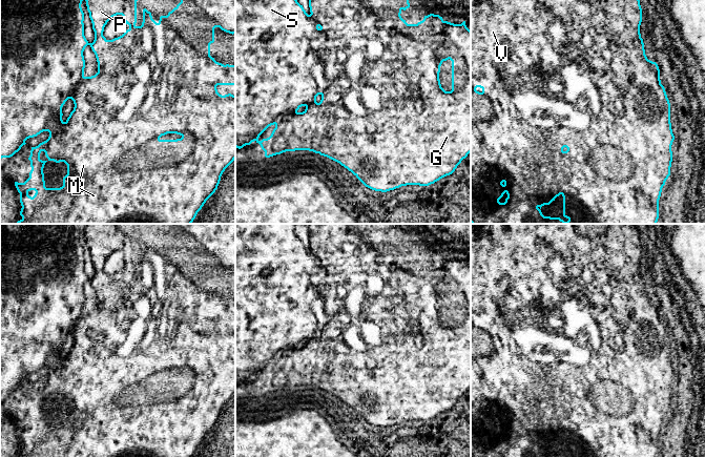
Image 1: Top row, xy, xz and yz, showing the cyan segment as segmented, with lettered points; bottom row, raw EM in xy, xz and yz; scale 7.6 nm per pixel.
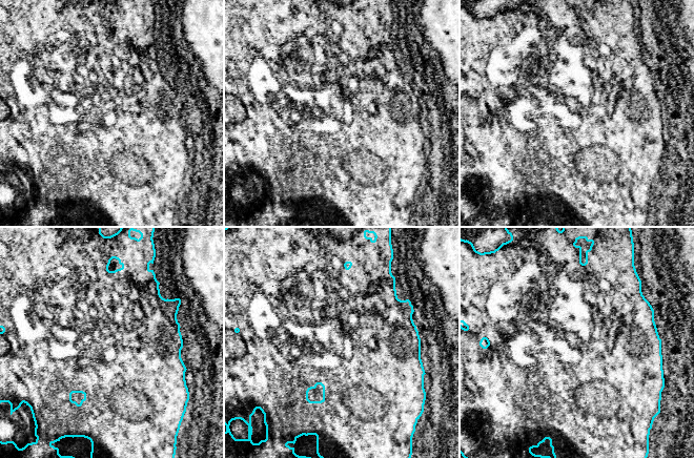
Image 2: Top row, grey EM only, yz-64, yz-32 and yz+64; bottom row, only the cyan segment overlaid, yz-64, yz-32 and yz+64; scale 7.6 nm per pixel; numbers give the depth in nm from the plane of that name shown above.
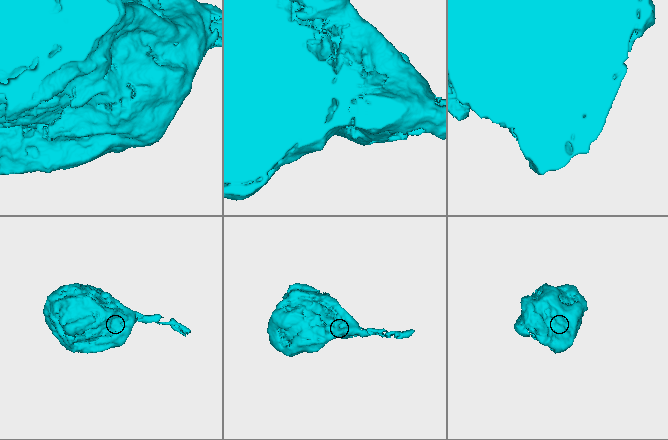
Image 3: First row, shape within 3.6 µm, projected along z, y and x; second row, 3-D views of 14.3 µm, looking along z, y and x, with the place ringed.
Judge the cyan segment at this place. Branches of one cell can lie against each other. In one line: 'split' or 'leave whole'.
split

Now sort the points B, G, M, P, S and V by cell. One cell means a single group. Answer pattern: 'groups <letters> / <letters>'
groups B / G M P S V

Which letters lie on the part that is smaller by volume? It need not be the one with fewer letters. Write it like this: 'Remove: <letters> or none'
Remove: B

